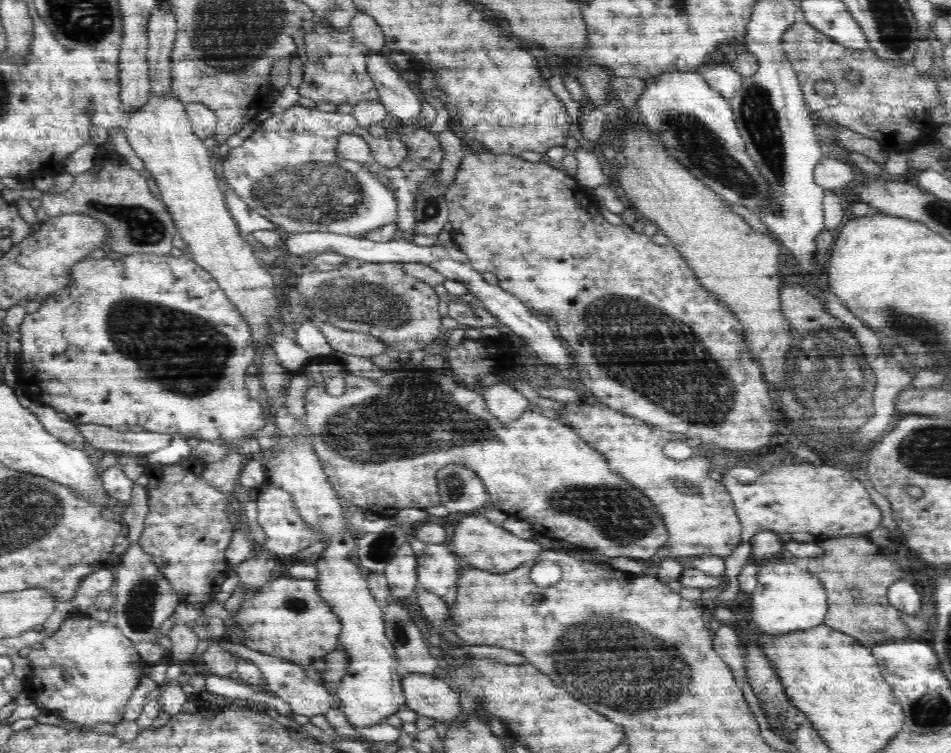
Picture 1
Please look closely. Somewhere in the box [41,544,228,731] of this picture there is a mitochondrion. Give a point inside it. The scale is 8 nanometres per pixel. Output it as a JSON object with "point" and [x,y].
{"point":[142,597]}

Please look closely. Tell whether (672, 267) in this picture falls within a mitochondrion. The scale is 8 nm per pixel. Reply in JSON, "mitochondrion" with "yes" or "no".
{"mitochondrion":"no"}

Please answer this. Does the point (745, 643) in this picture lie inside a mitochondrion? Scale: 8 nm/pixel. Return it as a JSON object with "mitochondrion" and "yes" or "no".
{"mitochondrion":"no"}

